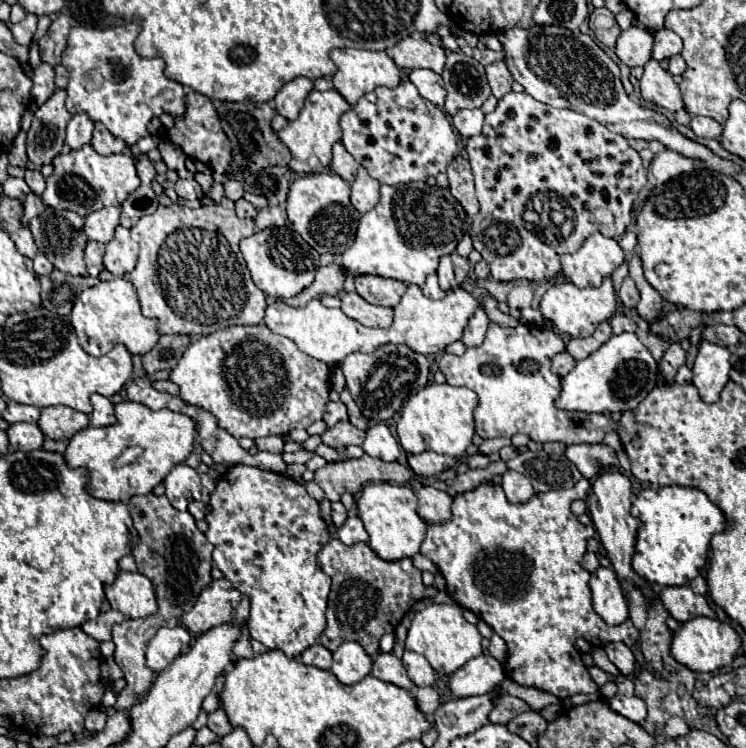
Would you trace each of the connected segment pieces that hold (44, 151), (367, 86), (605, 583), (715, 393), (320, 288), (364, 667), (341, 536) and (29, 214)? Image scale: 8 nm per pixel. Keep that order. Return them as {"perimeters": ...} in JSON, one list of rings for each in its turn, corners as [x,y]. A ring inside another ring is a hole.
{"perimeters":[[[[57,89],[37,111],[27,131],[27,157],[37,167],[51,163],[65,143],[65,127],[71,121],[71,113],[65,109],[67,93]]],[[[333,49],[331,61],[337,65],[337,73],[333,75],[333,87],[343,95],[349,105],[355,105],[359,97],[373,91],[375,87],[397,87],[401,83],[401,71],[393,63],[391,57],[383,51],[363,51],[363,49]]],[[[599,567],[591,575],[589,587],[593,591],[593,609],[607,625],[621,625],[629,617],[627,599],[613,569]]],[[[701,341],[693,365],[693,385],[699,389],[705,403],[719,401],[719,393],[729,381],[729,349],[723,345]]],[[[331,263],[327,267],[319,267],[315,275],[315,283],[303,289],[303,293],[291,299],[285,299],[285,303],[291,307],[303,307],[311,299],[319,299],[323,295],[339,295],[343,291],[343,281],[345,281],[345,271],[341,265]]],[[[347,641],[333,653],[331,671],[343,685],[355,685],[369,675],[371,657],[359,643]]],[[[357,515],[349,517],[339,529],[337,529],[337,539],[345,545],[355,545],[355,543],[367,543],[367,531],[363,529],[363,523],[359,521]]],[[[31,192],[27,195],[24,202],[25,211],[22,220],[24,220],[24,224],[28,224],[31,219],[43,212],[44,206],[41,198]]]]}

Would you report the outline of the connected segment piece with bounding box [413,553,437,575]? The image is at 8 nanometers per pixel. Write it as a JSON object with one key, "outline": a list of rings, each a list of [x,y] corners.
{"outline":[[[421,553],[413,557],[413,565],[415,565],[419,571],[429,571],[429,573],[433,573],[433,575],[437,573],[437,567],[433,565],[433,561],[427,559],[427,557],[423,557]]]}

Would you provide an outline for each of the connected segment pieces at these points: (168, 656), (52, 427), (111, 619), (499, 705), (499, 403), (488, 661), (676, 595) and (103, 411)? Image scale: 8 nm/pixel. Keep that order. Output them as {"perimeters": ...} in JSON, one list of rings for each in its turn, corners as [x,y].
{"perimeters":[[[[181,625],[173,629],[167,629],[167,627],[159,629],[157,635],[147,645],[147,653],[145,653],[147,667],[155,675],[159,675],[177,659],[177,655],[181,655],[181,649],[187,645],[187,641],[191,641],[191,635]]],[[[55,405],[55,407],[45,407],[41,411],[37,425],[45,437],[51,437],[55,441],[67,441],[77,431],[89,427],[89,417],[85,413],[73,411],[69,407]]],[[[109,609],[105,613],[99,613],[97,619],[91,619],[87,623],[81,625],[81,629],[91,635],[93,639],[97,641],[109,641],[111,639],[111,629],[113,625],[117,623],[123,623],[125,621],[125,615],[121,611],[115,611],[115,609]]],[[[501,695],[489,713],[489,721],[505,725],[507,721],[511,721],[515,715],[519,715],[523,711],[529,711],[529,705],[525,701],[511,697],[511,695]]],[[[491,323],[483,345],[467,349],[461,357],[443,353],[439,357],[439,371],[447,377],[449,385],[465,385],[477,393],[479,405],[473,415],[475,433],[481,439],[513,437],[515,433],[523,433],[539,443],[601,443],[607,431],[617,429],[617,423],[609,415],[567,413],[553,405],[561,391],[561,379],[551,373],[549,357],[563,349],[565,343],[559,333],[527,325],[511,329]]],[[[491,655],[471,659],[463,669],[449,677],[449,691],[457,699],[491,693],[505,679],[503,665]]],[[[663,587],[659,593],[659,603],[669,611],[669,615],[677,621],[689,621],[695,615],[715,617],[715,611],[709,607],[703,595],[693,593],[689,587]]],[[[95,393],[91,397],[91,405],[93,405],[93,413],[91,413],[91,425],[93,427],[107,427],[107,425],[113,425],[115,423],[113,405],[109,403],[107,397]]]]}

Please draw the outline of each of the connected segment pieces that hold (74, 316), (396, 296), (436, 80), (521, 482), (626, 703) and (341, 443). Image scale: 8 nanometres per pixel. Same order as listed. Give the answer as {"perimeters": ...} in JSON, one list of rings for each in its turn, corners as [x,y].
{"perimeters":[[[[125,279],[99,281],[97,285],[85,289],[73,301],[73,311],[69,319],[79,337],[79,345],[83,347],[83,351],[87,351],[93,357],[101,357],[109,353],[117,343],[123,343],[131,353],[145,355],[155,347],[159,339],[155,321],[143,317],[135,287]]],[[[355,277],[355,287],[357,293],[371,305],[381,305],[381,307],[395,307],[407,285],[403,285],[401,281],[391,281],[385,277]]],[[[413,69],[409,73],[411,83],[417,87],[419,95],[427,101],[431,101],[435,107],[443,109],[443,101],[445,101],[445,85],[441,75],[429,71],[429,69]]],[[[507,471],[503,475],[503,491],[511,503],[525,503],[535,495],[531,481],[517,471]]],[[[617,693],[615,697],[607,699],[607,705],[609,705],[615,713],[619,713],[619,715],[635,721],[635,723],[643,723],[645,717],[647,717],[645,703],[643,703],[639,697],[635,697],[635,695],[633,695],[633,697],[627,697],[627,695]]],[[[347,419],[345,421],[339,421],[335,427],[327,429],[321,439],[325,445],[337,449],[337,451],[345,451],[349,445],[363,445],[363,437],[365,437],[365,431],[359,431],[355,429]]]]}

